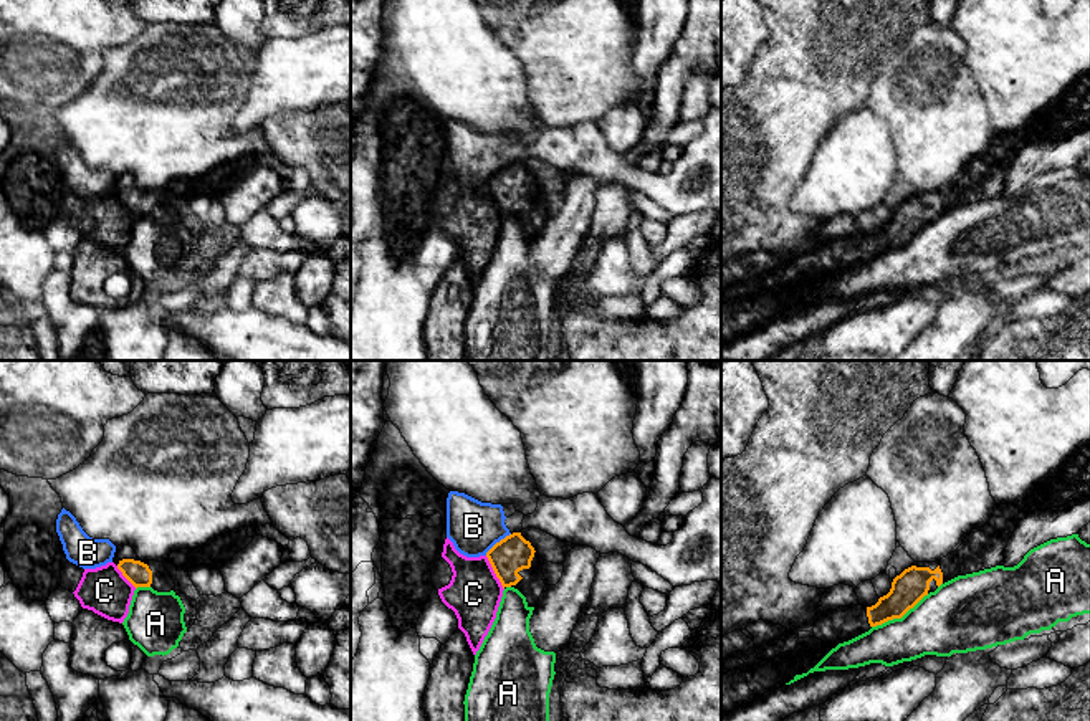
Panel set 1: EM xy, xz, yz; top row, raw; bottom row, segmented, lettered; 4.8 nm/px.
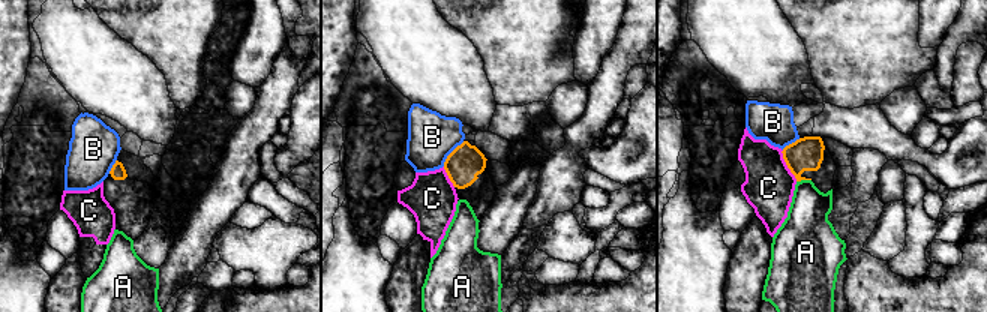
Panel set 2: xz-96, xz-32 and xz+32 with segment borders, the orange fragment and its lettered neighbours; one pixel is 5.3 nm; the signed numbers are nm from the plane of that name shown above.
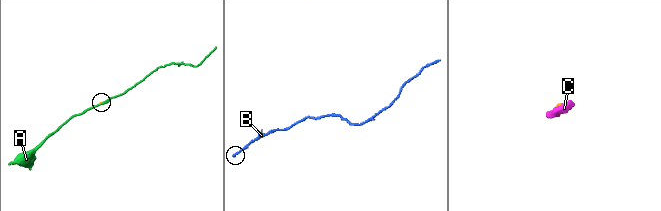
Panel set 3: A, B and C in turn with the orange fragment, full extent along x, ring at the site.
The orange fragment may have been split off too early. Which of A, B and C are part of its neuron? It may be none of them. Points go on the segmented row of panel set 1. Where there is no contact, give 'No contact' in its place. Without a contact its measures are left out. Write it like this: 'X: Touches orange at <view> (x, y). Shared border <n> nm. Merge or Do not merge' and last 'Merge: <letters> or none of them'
A: Touches orange at yz (900, 617). Shared border 320 nm. Do not merge
B: Touches orange at xz (497, 543). Shared border 170 nm. Do not merge
C: Touches orange at xz (495, 572). Shared border 190 nm. Do not merge
Merge: none of them

